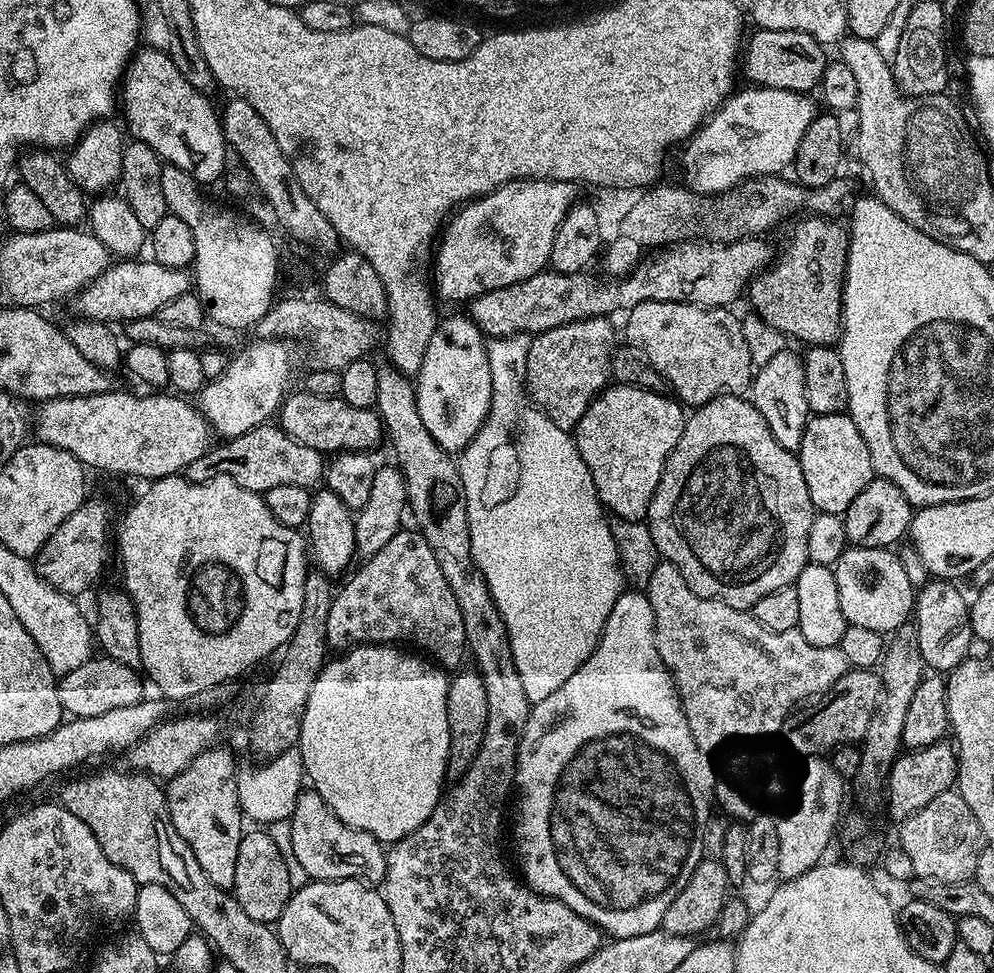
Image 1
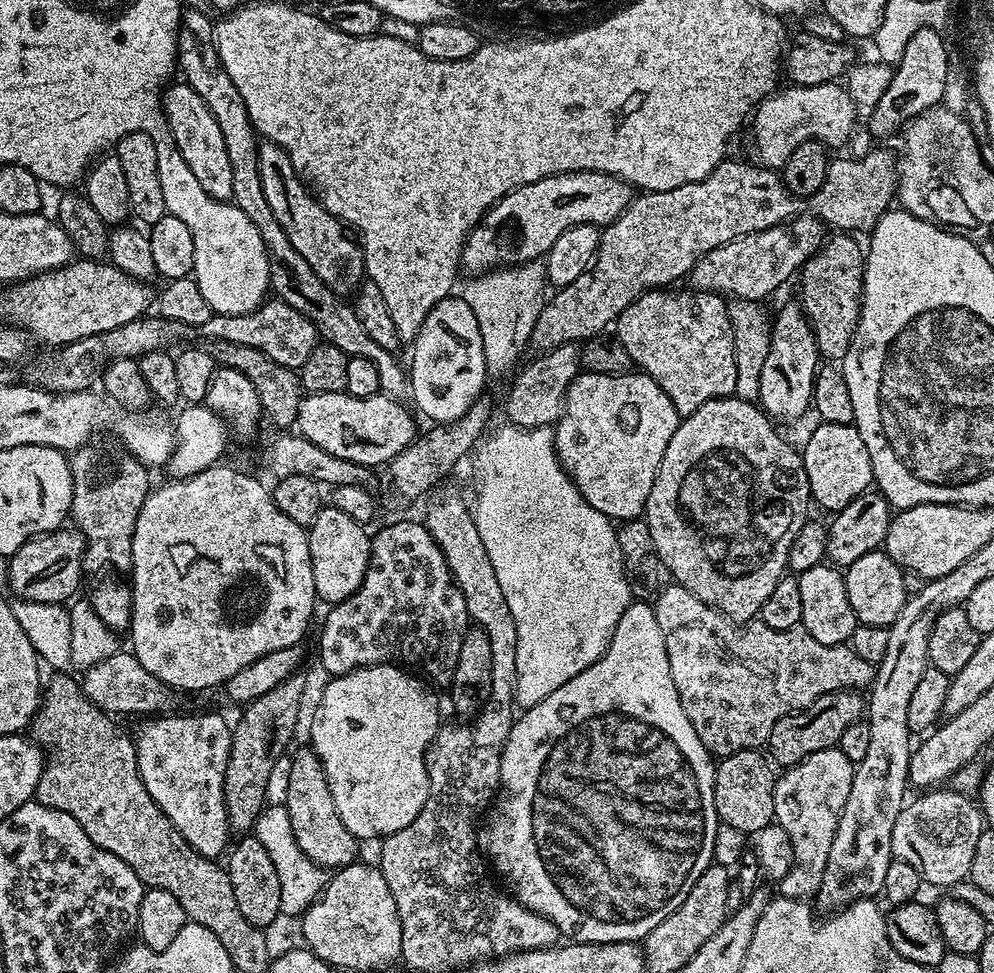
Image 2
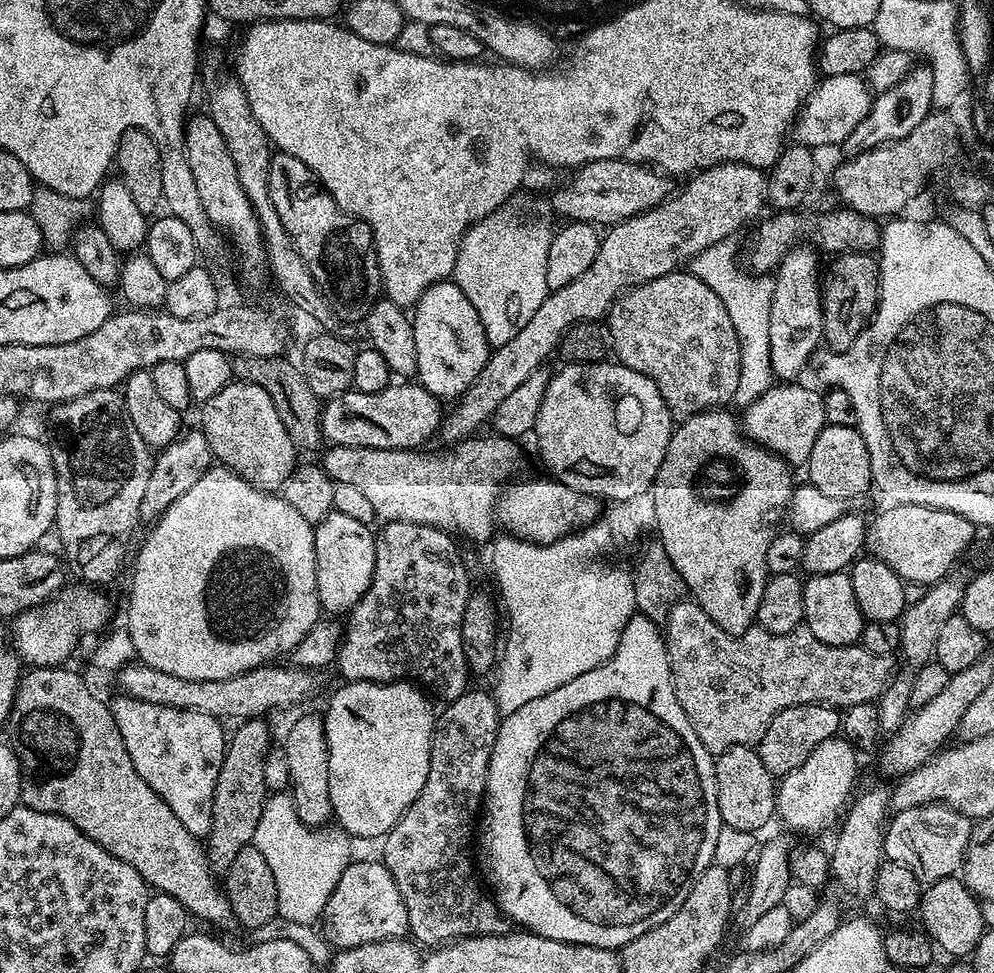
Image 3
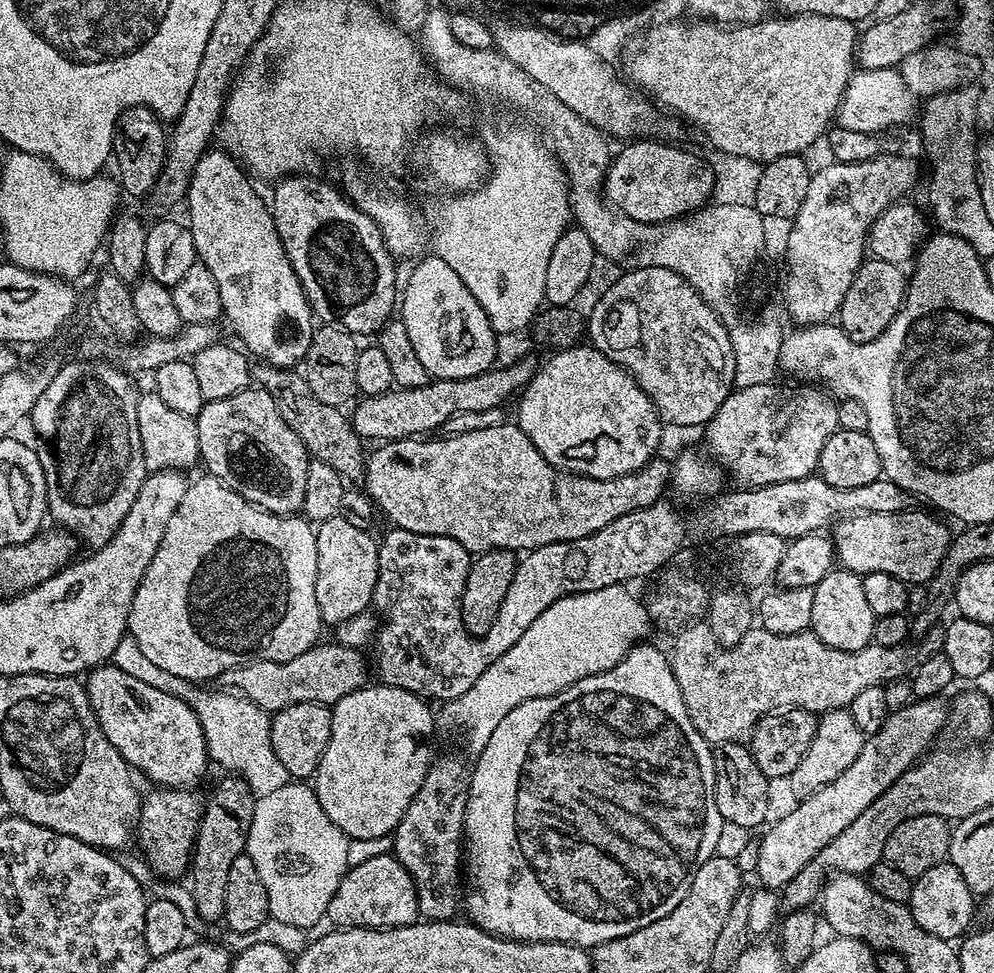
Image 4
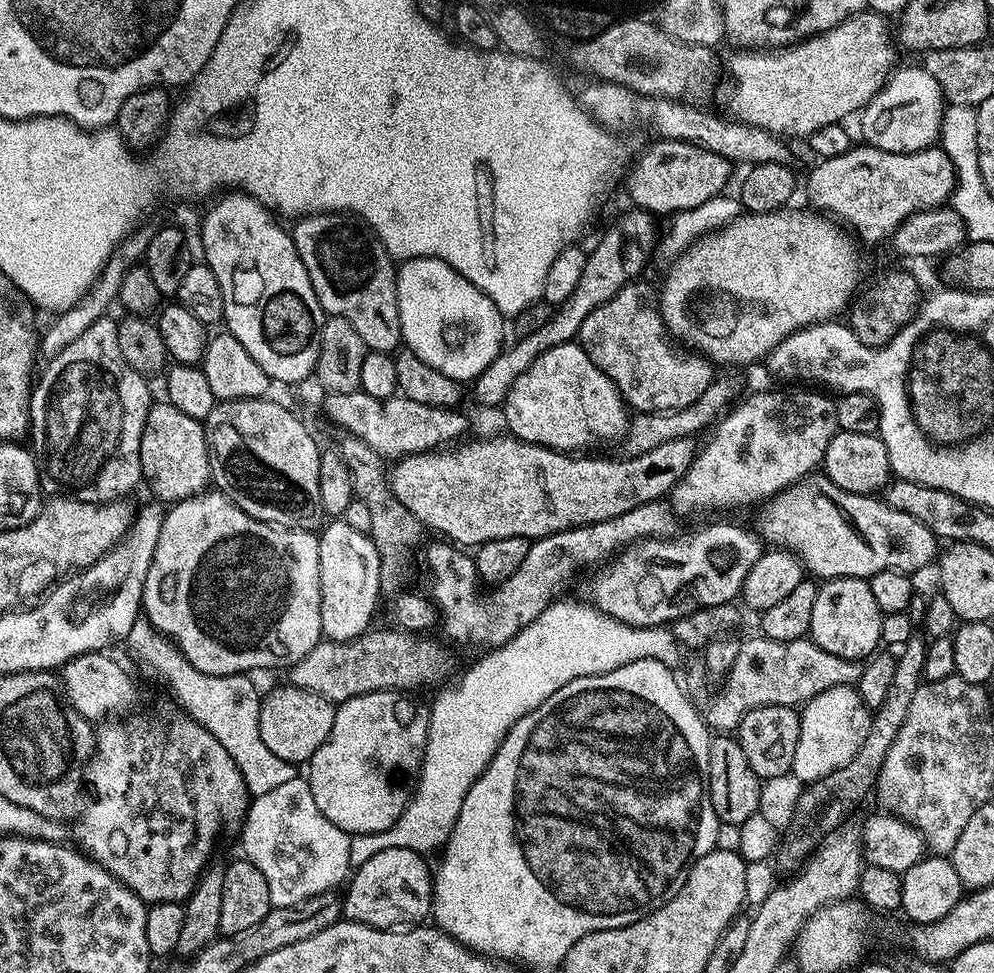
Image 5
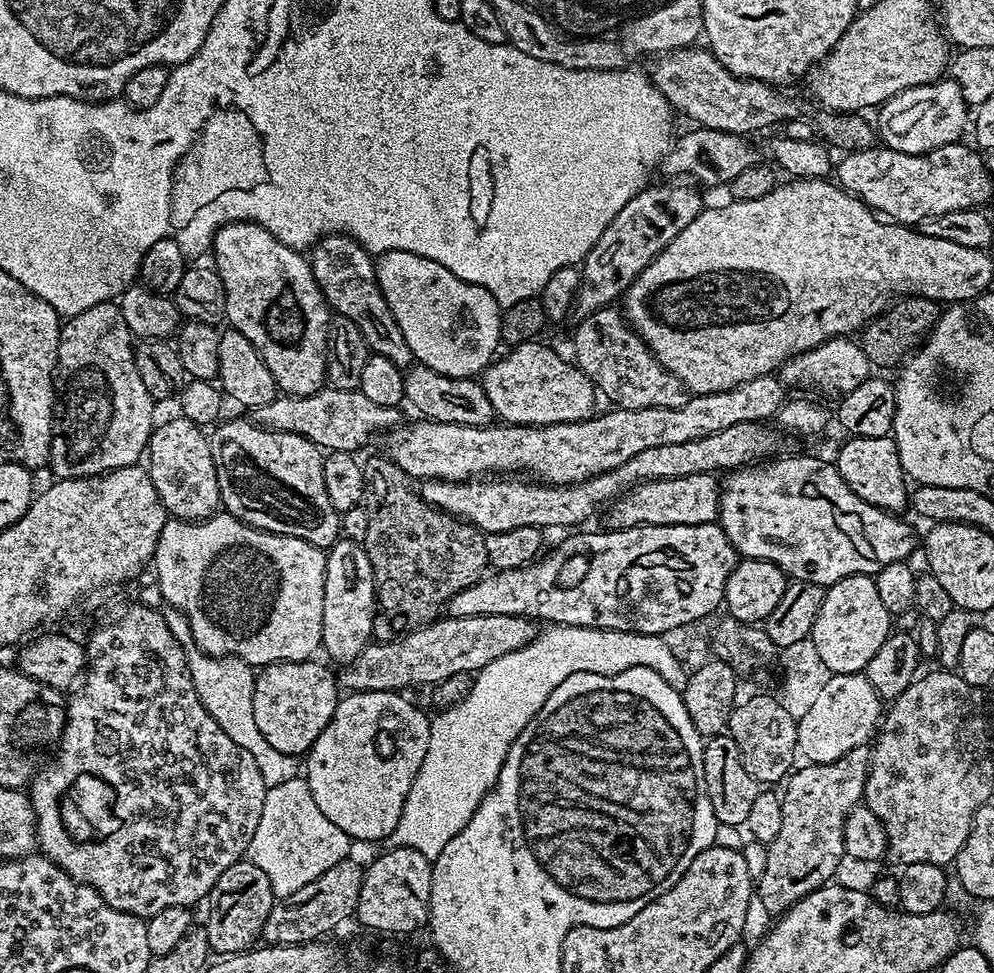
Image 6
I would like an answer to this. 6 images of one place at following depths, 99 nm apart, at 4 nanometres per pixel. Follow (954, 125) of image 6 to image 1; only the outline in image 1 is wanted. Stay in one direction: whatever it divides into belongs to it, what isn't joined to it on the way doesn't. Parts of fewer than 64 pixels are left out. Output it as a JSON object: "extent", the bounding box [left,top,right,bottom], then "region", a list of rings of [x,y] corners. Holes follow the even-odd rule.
{"extent":[682,86,814,196],"region":[[[744,86],[732,95],[682,145],[683,187],[698,196],[731,192],[749,178],[774,176],[796,158],[798,142],[810,126],[814,109],[802,92],[763,86]],[[741,91],[741,92],[740,92]]]}

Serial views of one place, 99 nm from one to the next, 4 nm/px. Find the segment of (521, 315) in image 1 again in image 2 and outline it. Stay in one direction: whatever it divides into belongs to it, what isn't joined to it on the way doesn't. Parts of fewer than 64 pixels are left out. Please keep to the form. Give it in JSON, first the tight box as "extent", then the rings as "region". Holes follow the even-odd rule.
{"extent":[690,214,826,302],"region":[[[812,214],[793,216],[784,224],[739,236],[728,244],[710,250],[692,265],[690,280],[696,283],[693,285],[697,289],[706,292],[727,294],[741,301],[760,302],[763,296],[782,287],[791,276],[793,279],[804,263],[819,252],[825,239],[826,225],[823,220],[817,220]]]}

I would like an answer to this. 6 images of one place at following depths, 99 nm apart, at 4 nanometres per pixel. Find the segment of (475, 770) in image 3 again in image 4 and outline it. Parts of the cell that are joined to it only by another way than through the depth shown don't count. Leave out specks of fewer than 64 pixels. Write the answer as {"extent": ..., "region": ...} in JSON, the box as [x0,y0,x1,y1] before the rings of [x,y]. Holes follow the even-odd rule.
{"extent":[394,756,470,921],"region":[[[440,756],[428,765],[428,773],[406,814],[398,822],[394,833],[394,855],[410,874],[416,887],[416,901],[420,916],[425,921],[451,920],[462,908],[462,849],[464,846],[464,819],[470,783],[470,764],[460,756]]]}

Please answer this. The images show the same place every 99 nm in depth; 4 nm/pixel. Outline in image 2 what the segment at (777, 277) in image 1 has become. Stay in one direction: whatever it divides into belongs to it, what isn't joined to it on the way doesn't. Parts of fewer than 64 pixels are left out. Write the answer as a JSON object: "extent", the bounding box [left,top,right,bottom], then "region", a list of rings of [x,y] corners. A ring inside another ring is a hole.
{"extent":[798,234,865,362],"region":[[[832,234],[820,245],[819,252],[811,256],[798,273],[800,279],[799,303],[803,315],[812,324],[816,349],[828,362],[843,361],[850,350],[852,335],[860,320],[860,306],[864,295],[865,249],[852,234]]]}

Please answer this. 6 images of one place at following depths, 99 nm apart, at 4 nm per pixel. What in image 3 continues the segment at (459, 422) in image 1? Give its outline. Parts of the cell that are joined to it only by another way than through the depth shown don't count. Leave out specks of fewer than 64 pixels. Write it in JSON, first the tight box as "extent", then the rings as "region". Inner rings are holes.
{"extent":[410,279,490,398],"region":[[[451,279],[439,280],[420,295],[420,301],[414,305],[410,319],[414,330],[414,350],[418,354],[416,376],[420,387],[438,398],[463,396],[464,391],[474,382],[474,378],[478,378],[478,370],[482,370],[490,355],[490,345],[484,327],[478,318],[478,310],[470,306],[470,298],[466,298],[466,294],[462,294],[460,287]]]}

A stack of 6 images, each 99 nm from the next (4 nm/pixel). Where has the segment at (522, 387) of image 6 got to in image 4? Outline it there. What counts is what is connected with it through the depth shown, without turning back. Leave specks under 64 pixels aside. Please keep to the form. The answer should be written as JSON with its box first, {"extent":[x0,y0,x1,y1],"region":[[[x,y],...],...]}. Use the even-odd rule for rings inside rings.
{"extent":[515,342,662,478],"region":[[[581,342],[575,348],[562,348],[551,353],[545,364],[541,363],[536,369],[536,373],[532,375],[530,383],[524,387],[523,392],[519,393],[518,401],[520,405],[516,408],[515,423],[519,424],[520,429],[526,434],[526,438],[530,438],[530,442],[534,442],[534,446],[538,446],[538,454],[542,454],[542,458],[546,458],[546,462],[553,464],[555,468],[561,468],[563,472],[576,472],[580,476],[589,476],[590,478],[618,478],[622,474],[630,474],[636,472],[642,466],[646,466],[657,455],[656,452],[660,448],[660,428],[662,429],[662,421],[656,407],[650,402],[650,398],[642,390],[642,386],[638,386],[638,382],[624,368],[619,368],[614,362],[610,362],[610,358],[606,358],[606,354],[602,354],[596,348],[589,346],[587,343]]]}

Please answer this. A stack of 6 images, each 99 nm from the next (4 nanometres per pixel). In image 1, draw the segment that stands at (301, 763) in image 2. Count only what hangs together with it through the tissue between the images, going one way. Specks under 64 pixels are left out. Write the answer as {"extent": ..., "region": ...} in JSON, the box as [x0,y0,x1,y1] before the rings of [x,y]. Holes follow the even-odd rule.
{"extent":[288,790,388,886],"region":[[[302,790],[298,794],[288,829],[292,843],[291,859],[296,860],[298,866],[302,866],[308,880],[362,880],[372,886],[379,885],[383,881],[388,861],[385,845],[381,841],[374,840],[366,830],[352,828],[339,820],[316,792]]]}

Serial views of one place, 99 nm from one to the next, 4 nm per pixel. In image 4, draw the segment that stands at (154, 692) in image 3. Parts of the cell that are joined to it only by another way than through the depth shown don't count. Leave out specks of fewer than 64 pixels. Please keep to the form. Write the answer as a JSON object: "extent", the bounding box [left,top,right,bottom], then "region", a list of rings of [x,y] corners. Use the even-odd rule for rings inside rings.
{"extent":[218,642,370,714],"region":[[[317,642],[310,650],[290,658],[290,662],[251,660],[230,672],[224,672],[218,680],[225,689],[239,692],[246,699],[255,702],[269,714],[281,712],[286,706],[302,702],[334,705],[346,694],[354,694],[369,683],[370,664],[364,661],[365,653],[358,648],[342,646],[335,642]]]}

